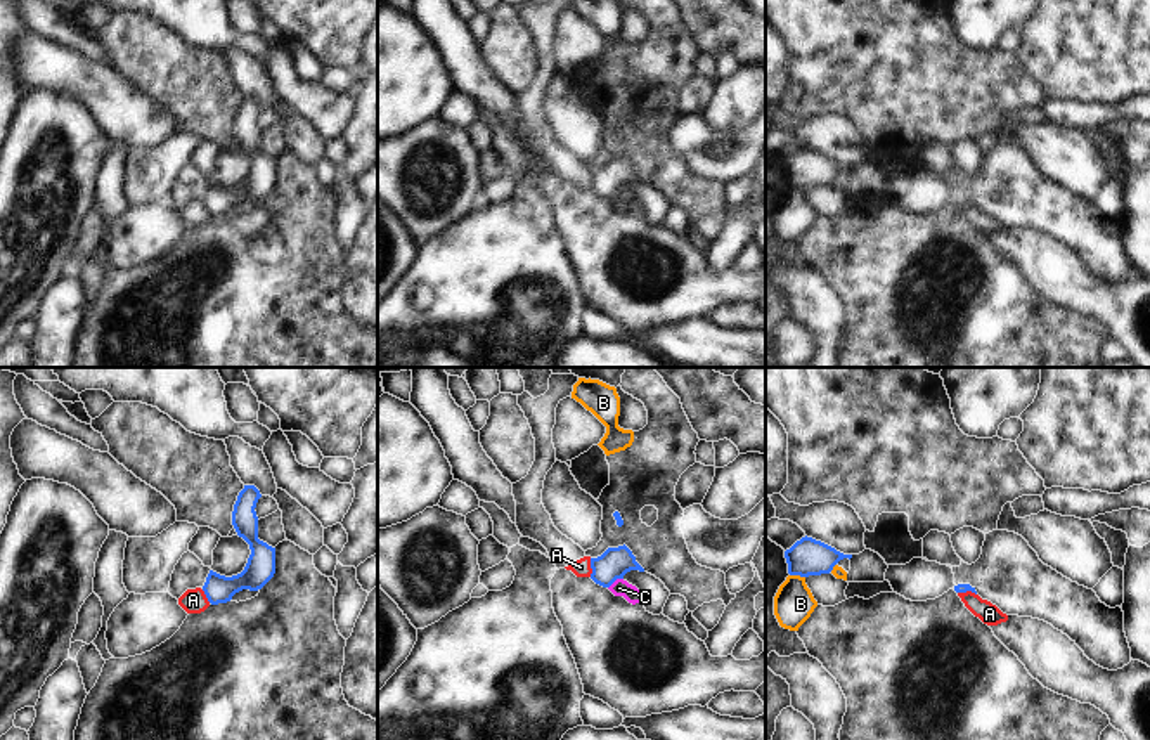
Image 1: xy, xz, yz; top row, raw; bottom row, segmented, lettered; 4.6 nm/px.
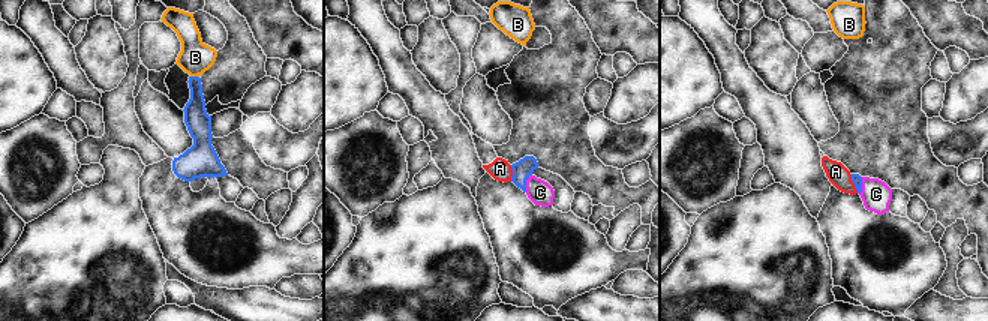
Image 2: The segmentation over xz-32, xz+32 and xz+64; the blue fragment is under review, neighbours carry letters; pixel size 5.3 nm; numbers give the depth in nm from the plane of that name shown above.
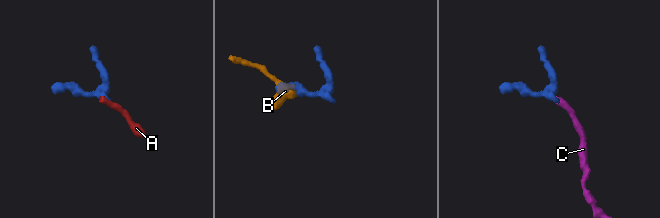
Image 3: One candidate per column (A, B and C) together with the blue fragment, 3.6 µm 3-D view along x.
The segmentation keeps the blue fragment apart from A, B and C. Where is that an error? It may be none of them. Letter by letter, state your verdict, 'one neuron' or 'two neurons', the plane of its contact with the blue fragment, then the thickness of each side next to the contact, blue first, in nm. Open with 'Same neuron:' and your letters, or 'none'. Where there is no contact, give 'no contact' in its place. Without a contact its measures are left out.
Same neuron: C
A: two neurons; meets blue in xz; 150 nm thick on the blue side, 80 nm on the other
B: two neurons; meets blue in yz; 180 nm thick on the blue side, 190 nm on the other
C: one neuron; meets blue in xz; 150 nm thick on the blue side, 80 nm on the other

